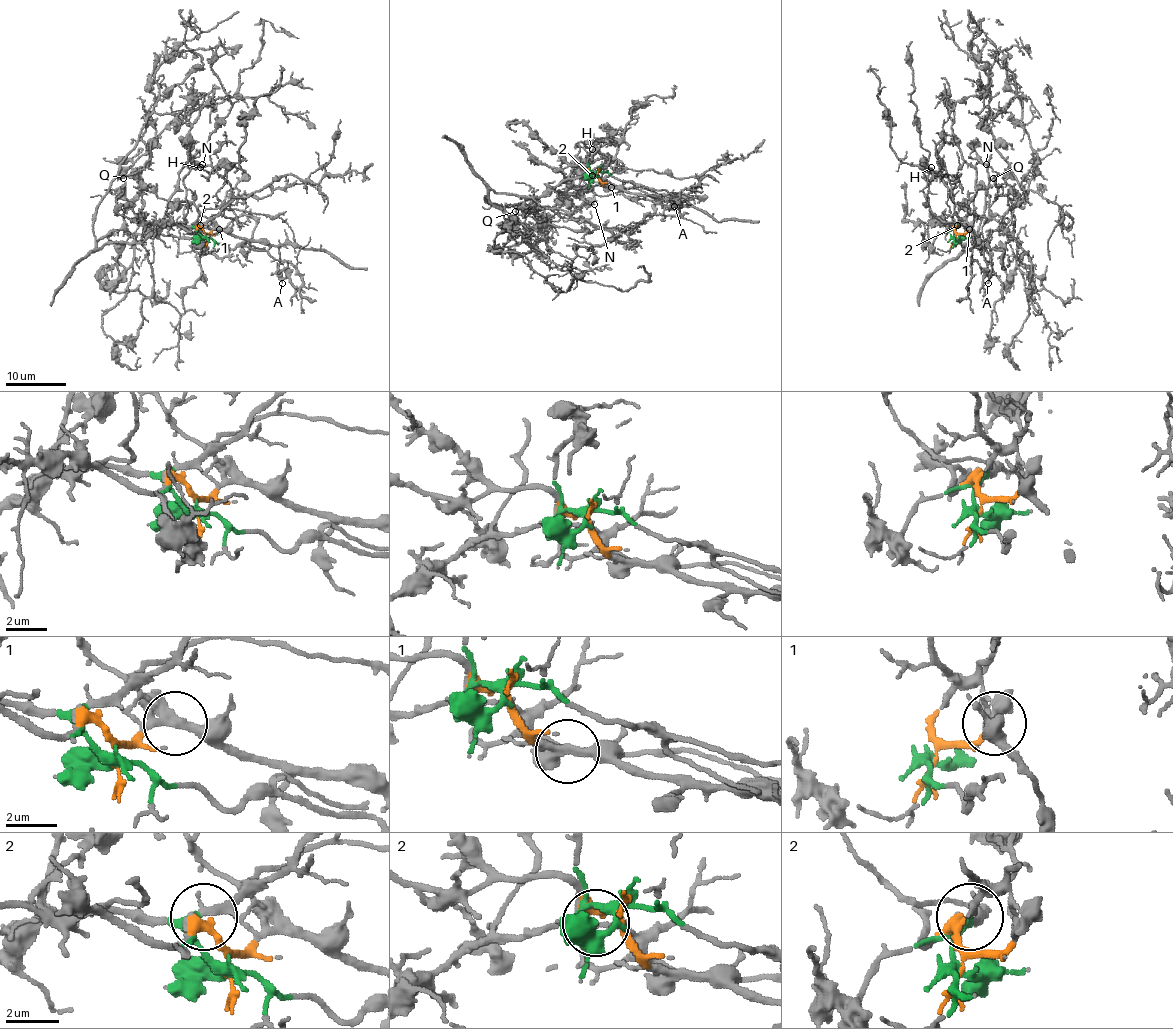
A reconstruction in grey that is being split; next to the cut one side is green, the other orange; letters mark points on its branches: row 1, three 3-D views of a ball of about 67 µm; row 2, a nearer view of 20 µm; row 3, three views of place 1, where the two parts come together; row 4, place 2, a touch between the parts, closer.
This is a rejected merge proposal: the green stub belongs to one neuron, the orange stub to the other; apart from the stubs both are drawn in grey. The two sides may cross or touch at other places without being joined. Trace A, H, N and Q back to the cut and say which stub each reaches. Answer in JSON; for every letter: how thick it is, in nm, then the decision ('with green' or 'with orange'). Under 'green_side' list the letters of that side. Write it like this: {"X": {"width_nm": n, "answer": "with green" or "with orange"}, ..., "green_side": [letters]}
{"A": {"width_nm": 190, "answer": "with orange"}, "H": {"width_nm": 130, "answer": "with green"}, "N": {"width_nm": 130, "answer": "with green"}, "Q": {"width_nm": 110, "answer": "with green"}, "green_side": ["H", "N", "Q"]}

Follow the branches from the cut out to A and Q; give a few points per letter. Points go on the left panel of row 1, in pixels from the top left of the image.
A: (204, 238), (215, 229), (228, 229), (248, 239), (266, 239), (278, 248), (278, 275), (282, 283)
Q: (204, 238), (174, 224), (138, 242), (99, 248), (141, 193), (138, 173), (123, 178)

